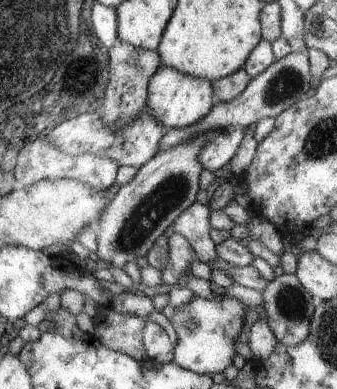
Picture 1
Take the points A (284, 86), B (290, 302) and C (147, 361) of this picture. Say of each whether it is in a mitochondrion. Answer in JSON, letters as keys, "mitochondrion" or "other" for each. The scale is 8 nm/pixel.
{"A":"mitochondrion","B":"mitochondrion","C":"other"}

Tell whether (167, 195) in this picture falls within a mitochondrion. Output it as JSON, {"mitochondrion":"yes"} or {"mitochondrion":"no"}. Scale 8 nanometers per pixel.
{"mitochondrion":"yes"}

